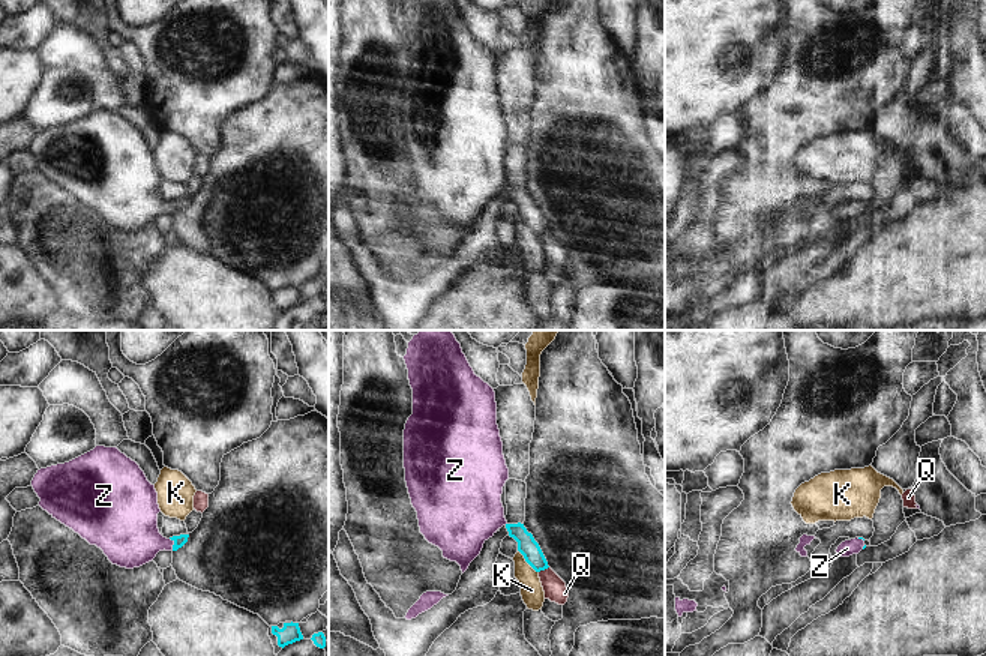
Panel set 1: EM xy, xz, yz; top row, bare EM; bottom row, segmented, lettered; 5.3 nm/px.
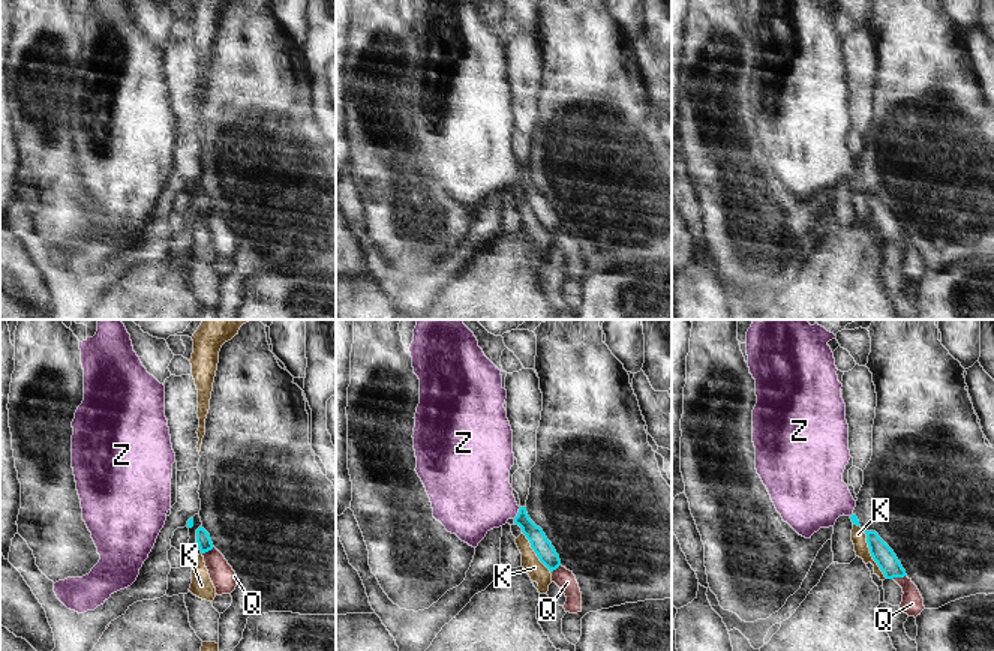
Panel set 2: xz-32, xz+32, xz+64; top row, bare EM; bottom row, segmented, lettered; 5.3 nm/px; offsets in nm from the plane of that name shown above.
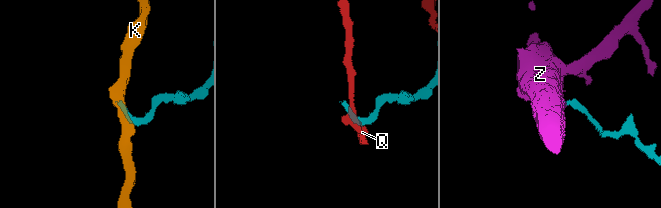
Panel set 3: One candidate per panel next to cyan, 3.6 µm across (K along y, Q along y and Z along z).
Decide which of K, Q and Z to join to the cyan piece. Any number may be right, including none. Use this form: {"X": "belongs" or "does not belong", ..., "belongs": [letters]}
{"K": "does not belong", "Q": "does not belong", "Z": "belongs", "belongs": ["Z"]}

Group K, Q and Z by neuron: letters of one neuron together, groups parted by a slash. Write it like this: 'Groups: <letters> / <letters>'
Groups: K / Q / Z

